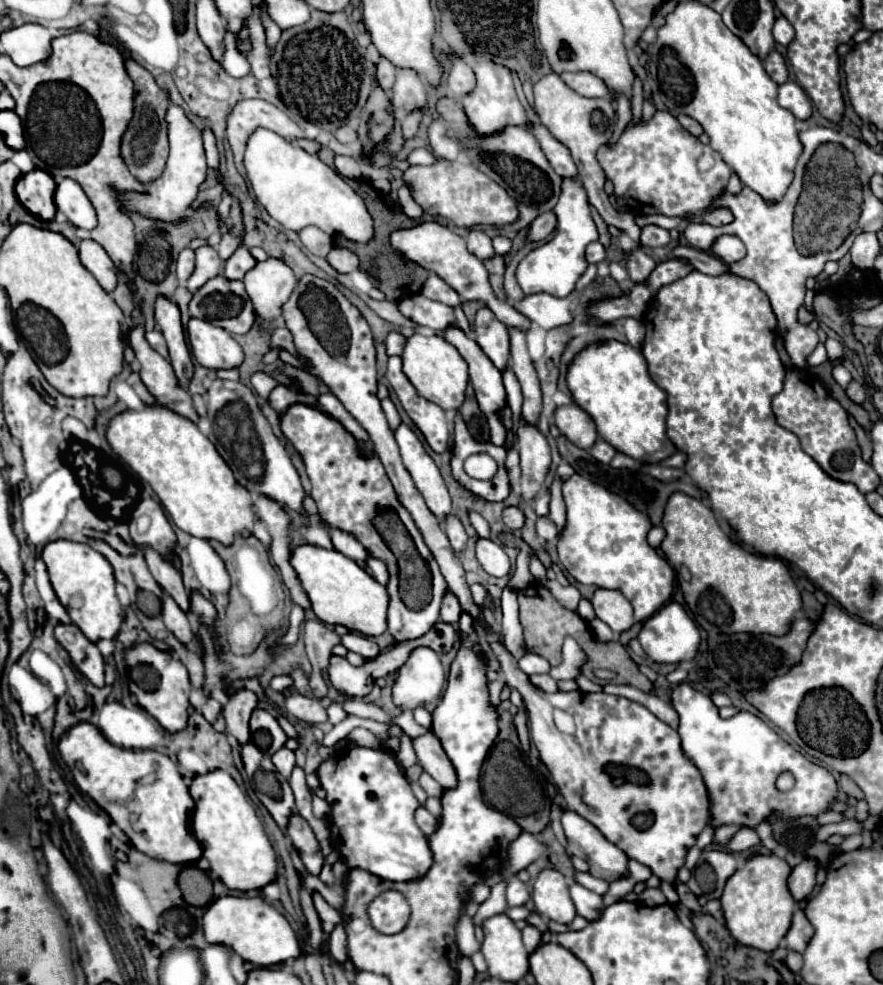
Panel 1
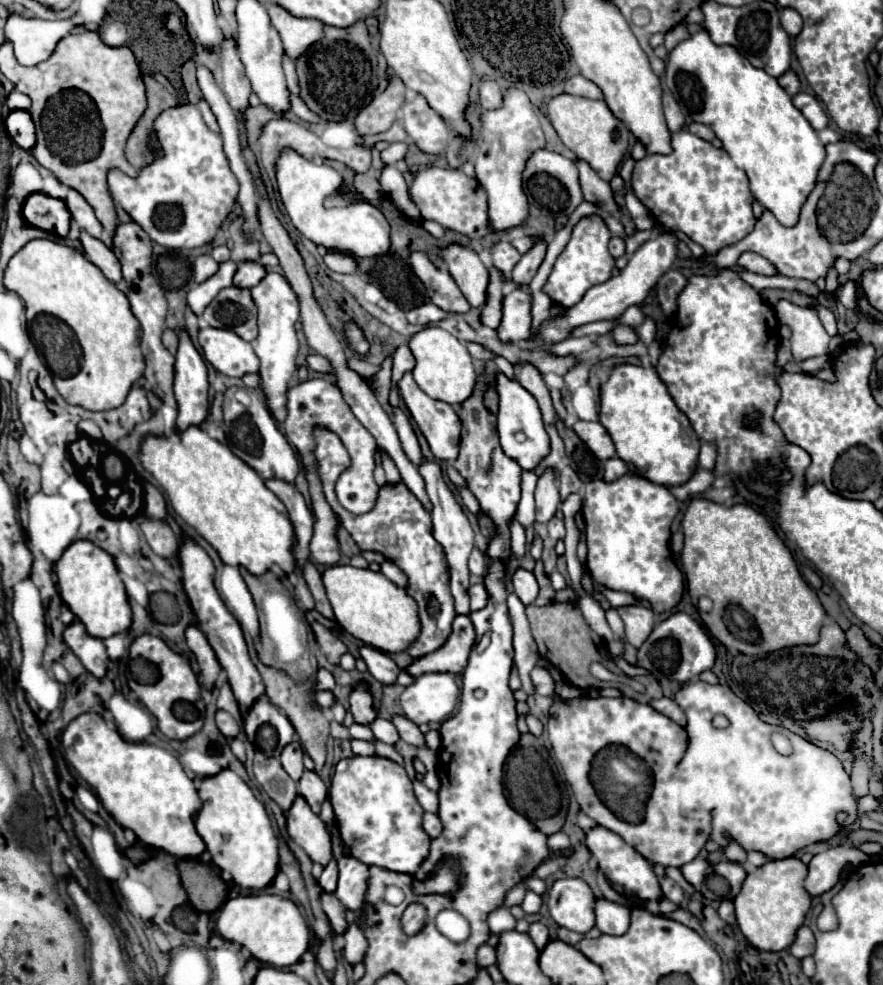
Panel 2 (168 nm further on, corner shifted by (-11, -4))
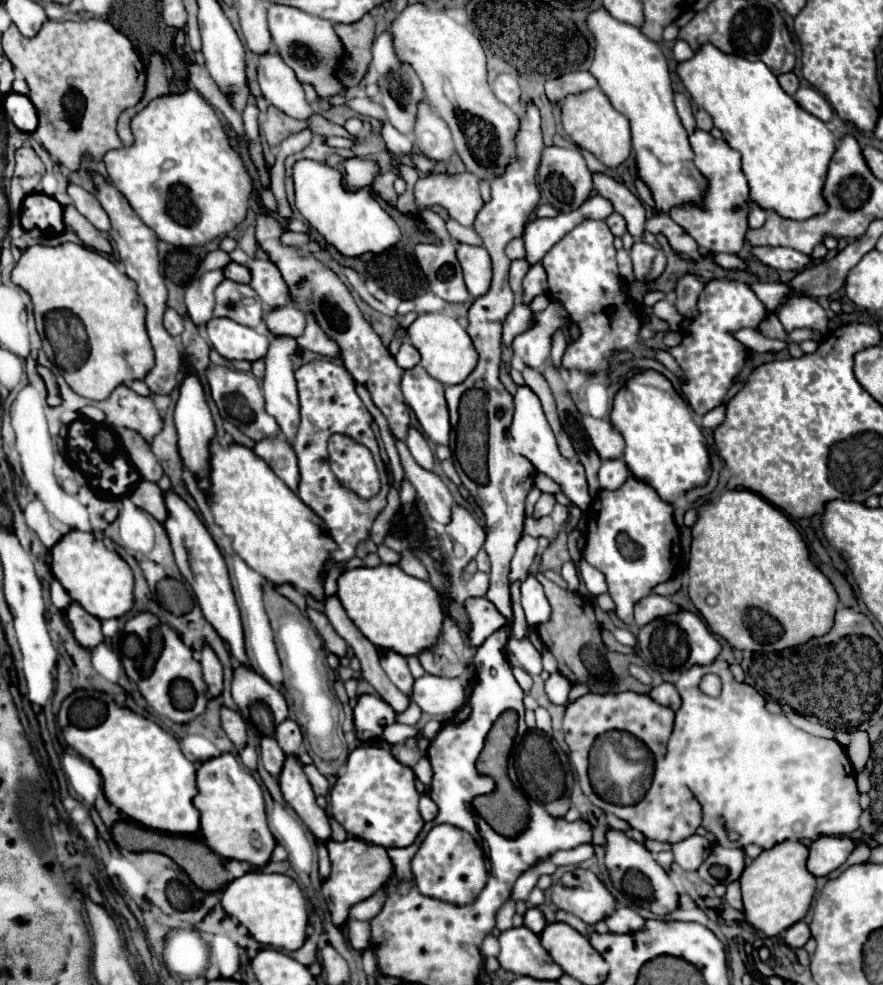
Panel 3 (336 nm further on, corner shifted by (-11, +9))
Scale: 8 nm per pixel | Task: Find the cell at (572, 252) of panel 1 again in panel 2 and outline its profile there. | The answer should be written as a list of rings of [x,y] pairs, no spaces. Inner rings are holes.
[[[590,215],[590,217],[582,217],[578,221],[578,225],[574,227],[572,231],[572,237],[568,241],[568,245],[564,247],[562,255],[558,255],[556,263],[554,263],[554,269],[544,285],[544,293],[550,295],[550,299],[560,305],[560,307],[572,307],[576,305],[584,293],[598,285],[598,283],[604,283],[612,277],[612,271],[616,267],[610,251],[608,251],[608,241],[610,241],[610,231],[608,227],[604,225],[604,221],[598,217],[598,215]]]

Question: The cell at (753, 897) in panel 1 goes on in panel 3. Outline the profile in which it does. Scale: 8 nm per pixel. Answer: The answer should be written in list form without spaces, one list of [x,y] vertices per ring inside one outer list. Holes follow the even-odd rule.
[[[786,840],[770,850],[764,850],[740,876],[742,902],[746,920],[766,936],[778,936],[808,912],[816,890],[816,878],[806,870],[808,848],[800,842]]]

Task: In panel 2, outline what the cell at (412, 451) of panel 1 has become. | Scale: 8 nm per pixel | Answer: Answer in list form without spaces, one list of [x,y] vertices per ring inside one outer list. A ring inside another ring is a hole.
[[[424,459],[422,465],[418,467],[418,471],[426,481],[426,491],[428,491],[428,497],[432,501],[432,505],[434,505],[434,509],[432,509],[434,539],[442,545],[448,567],[450,567],[450,591],[452,591],[452,597],[456,601],[456,613],[470,613],[470,603],[468,603],[468,587],[470,587],[470,583],[468,583],[468,579],[470,579],[468,555],[472,553],[472,547],[474,547],[474,531],[472,531],[472,527],[468,523],[468,517],[464,515],[462,507],[458,505],[458,501],[454,499],[454,495],[446,487],[446,483],[442,479],[442,469],[436,463],[430,463],[430,461]]]

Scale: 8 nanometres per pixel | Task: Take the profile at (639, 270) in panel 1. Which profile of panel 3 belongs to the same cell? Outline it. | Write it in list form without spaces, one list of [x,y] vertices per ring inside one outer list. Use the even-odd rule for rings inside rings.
[[[684,274],[678,280],[678,284],[676,284],[676,310],[682,316],[686,316],[686,318],[696,316],[696,300],[698,300],[702,286],[704,284],[694,274]]]

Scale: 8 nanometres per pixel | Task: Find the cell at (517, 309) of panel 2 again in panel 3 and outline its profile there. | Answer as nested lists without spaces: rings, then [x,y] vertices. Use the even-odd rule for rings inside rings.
[[[534,264],[522,280],[520,300],[522,300],[522,304],[530,306],[530,302],[540,294],[546,294],[546,274],[544,274],[542,264]]]

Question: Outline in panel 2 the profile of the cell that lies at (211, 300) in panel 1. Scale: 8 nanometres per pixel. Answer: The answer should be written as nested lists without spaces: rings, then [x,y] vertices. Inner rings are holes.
[[[228,287],[216,295],[216,299],[206,307],[202,319],[210,327],[228,329],[240,335],[244,341],[256,339],[256,305],[248,289]]]

